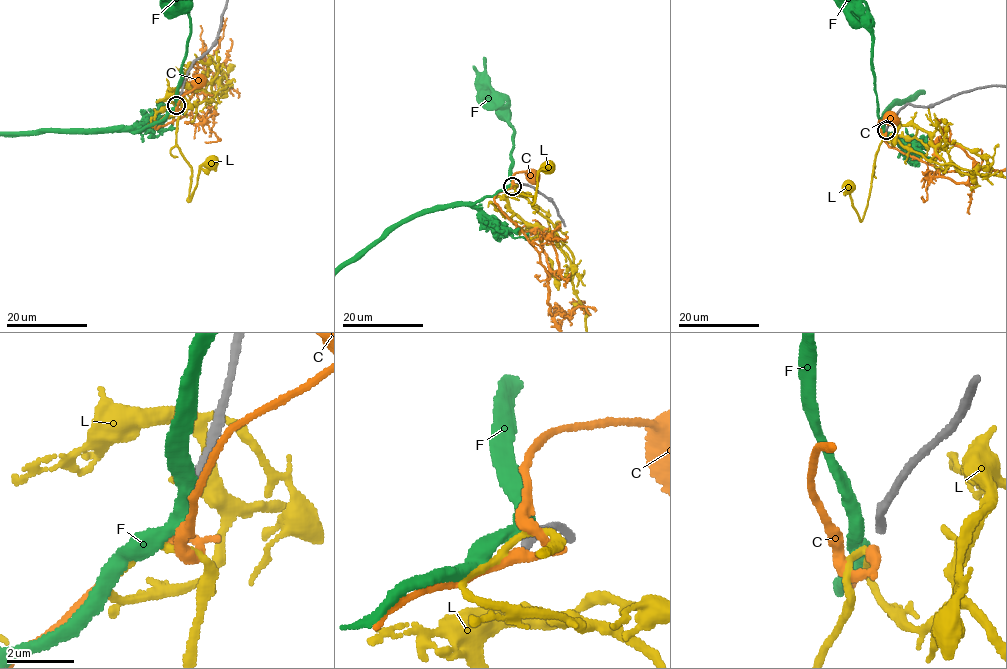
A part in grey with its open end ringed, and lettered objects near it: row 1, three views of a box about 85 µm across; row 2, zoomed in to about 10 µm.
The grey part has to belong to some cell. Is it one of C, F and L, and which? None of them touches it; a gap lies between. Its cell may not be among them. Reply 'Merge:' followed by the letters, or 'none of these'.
Merge: none of these

